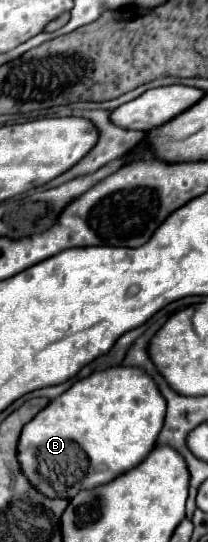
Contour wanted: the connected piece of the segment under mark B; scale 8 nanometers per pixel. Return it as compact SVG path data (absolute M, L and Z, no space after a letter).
M115 366L103 372L95 372L83 380L77 380L67 392L51 400L19 436L17 460L27 480L49 498L73 500L81 490L93 490L101 484L109 484L117 476L133 470L155 448L155 440L161 432L165 418L165 398L159 394L155 382L139 368Z

